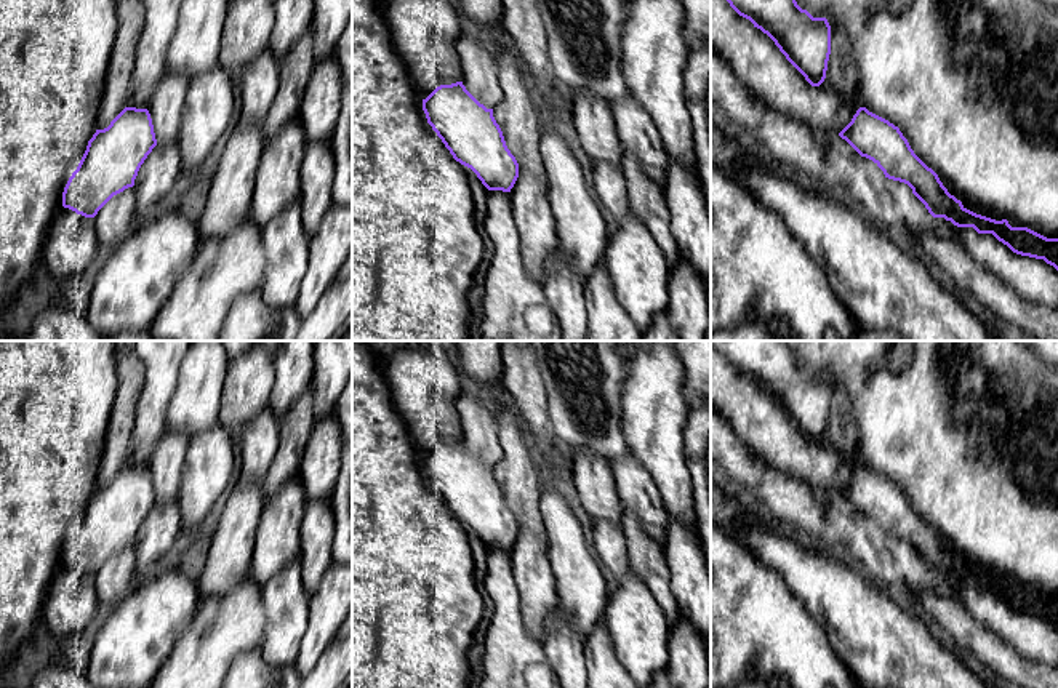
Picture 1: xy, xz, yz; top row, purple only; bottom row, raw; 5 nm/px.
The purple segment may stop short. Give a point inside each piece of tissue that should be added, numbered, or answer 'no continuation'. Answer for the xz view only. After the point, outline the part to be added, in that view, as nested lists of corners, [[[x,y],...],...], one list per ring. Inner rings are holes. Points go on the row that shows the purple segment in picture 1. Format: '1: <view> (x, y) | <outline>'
no continuation

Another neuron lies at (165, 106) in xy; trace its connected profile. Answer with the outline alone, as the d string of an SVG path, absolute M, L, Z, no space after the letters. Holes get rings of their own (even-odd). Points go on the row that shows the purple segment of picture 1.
M168 70L149 99L147 110L158 146L178 142L189 82L189 77Z

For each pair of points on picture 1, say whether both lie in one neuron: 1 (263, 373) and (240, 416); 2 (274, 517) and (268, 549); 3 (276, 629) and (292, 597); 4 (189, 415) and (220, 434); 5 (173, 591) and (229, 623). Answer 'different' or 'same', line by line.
1: same
2: same
3: same
4: different
5: different

